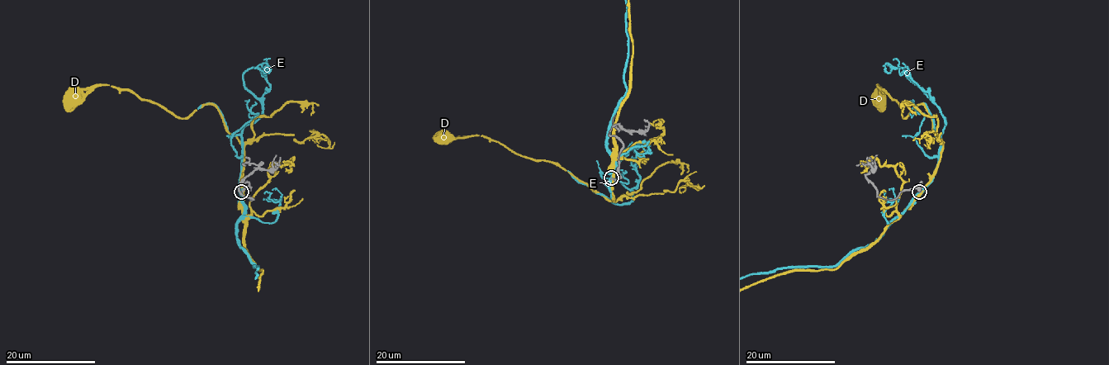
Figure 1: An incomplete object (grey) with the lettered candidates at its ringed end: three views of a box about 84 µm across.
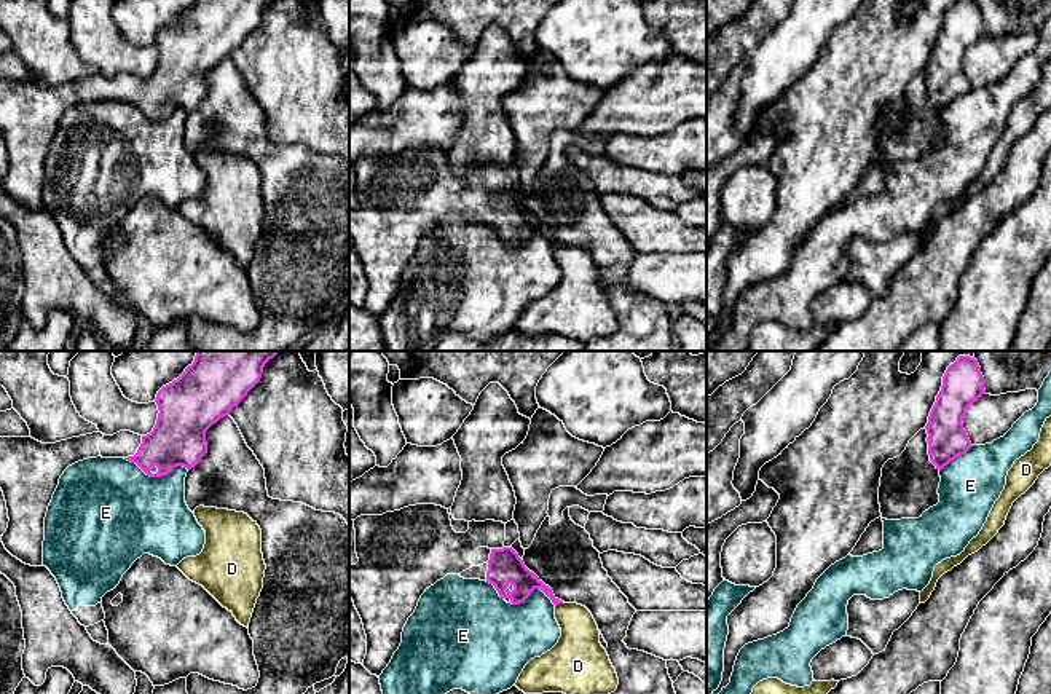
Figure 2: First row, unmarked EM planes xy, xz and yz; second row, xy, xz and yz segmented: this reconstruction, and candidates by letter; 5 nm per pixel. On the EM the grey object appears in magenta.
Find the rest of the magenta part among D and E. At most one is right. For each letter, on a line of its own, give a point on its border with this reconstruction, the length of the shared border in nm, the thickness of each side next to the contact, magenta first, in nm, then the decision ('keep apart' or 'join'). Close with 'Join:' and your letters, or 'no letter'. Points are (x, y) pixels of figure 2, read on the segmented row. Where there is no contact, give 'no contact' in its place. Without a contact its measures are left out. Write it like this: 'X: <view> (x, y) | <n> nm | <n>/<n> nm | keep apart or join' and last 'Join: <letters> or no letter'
D: xz (558, 603) | 50 nm | 120/220 nm | keep apart
E: xy (155, 476) | 340 nm | 280/460 nm | keep apart
Join: no letter

